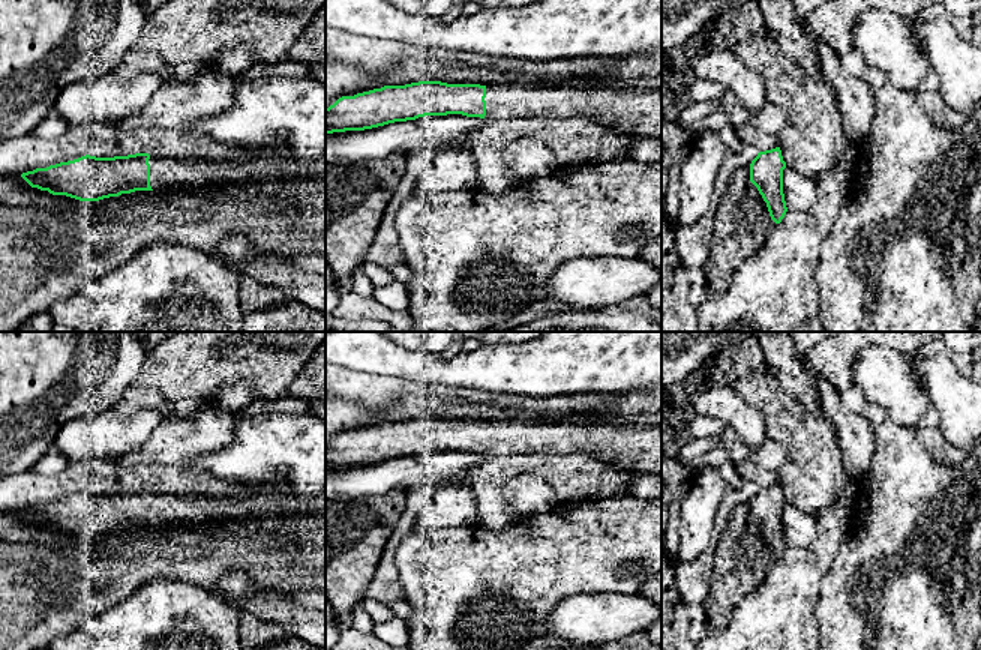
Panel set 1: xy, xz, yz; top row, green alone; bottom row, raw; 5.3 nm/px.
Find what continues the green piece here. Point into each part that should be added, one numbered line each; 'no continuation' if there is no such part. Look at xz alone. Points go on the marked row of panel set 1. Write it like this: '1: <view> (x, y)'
1: xz (633, 111)

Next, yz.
no continuation

